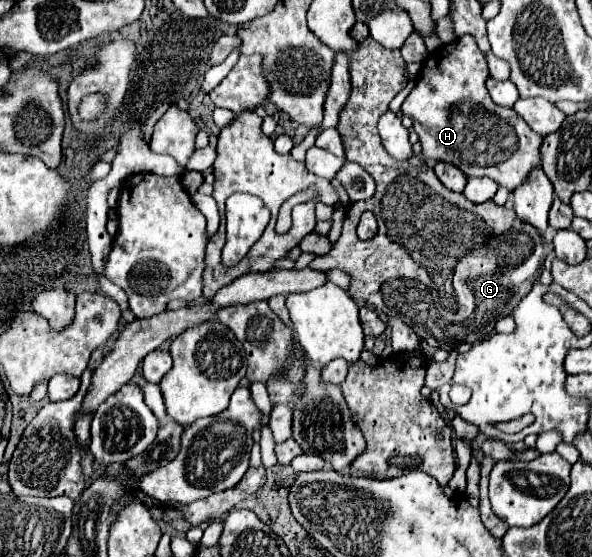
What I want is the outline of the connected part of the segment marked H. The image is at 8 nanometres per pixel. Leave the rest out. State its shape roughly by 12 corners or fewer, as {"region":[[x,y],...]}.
{"region":[[472,37],[402,103],[422,155],[516,189],[542,137],[486,89]]}

